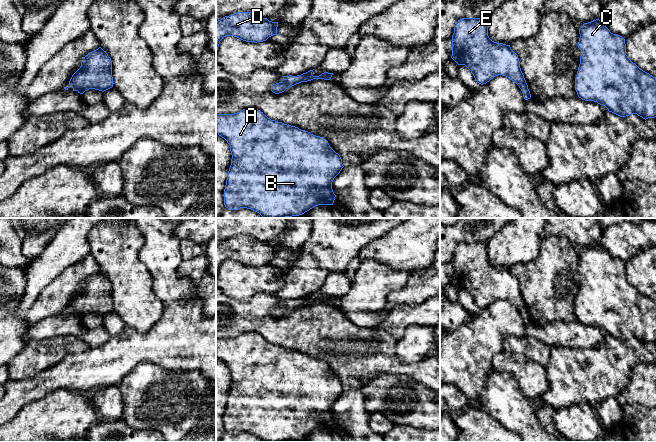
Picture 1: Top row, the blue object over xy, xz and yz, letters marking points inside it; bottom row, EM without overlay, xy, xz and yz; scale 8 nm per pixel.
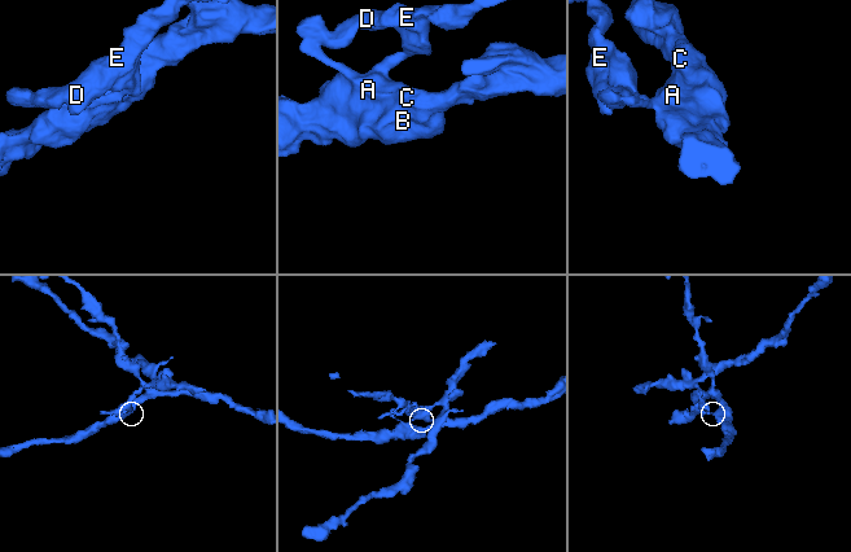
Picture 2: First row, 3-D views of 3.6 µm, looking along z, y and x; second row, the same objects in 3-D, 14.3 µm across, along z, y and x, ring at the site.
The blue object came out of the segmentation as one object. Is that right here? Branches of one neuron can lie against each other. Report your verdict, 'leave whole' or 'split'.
split

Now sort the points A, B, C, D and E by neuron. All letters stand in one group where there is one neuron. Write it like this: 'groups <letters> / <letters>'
groups A B C / D E

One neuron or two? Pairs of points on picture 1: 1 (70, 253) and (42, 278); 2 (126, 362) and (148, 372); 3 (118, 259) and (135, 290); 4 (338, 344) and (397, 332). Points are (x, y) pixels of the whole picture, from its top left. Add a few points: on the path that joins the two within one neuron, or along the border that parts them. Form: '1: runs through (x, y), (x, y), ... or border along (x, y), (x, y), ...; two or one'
1: runs through (63, 257), (49, 271); one
2: border along (159, 366), (149, 362), (140, 362), (119, 383); two
3: runs through (122, 267), (131, 282); one
4: border along (377, 326), (386, 329), (397, 340); two

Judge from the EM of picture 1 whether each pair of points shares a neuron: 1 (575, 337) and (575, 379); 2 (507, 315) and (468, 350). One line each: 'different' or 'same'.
1: different
2: same

